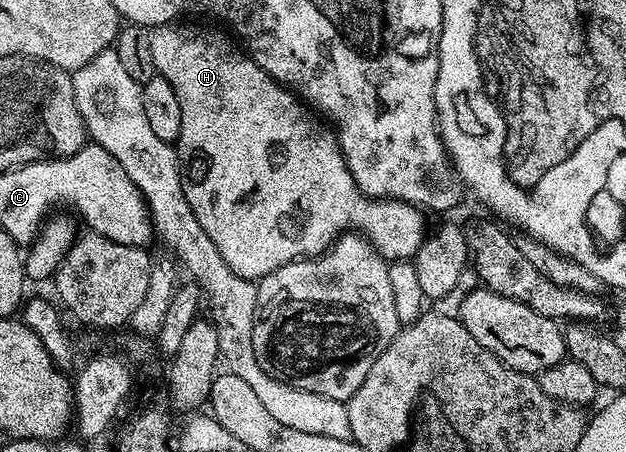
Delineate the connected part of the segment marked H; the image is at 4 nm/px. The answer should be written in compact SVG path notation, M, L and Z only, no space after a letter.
M164 23L163 26L154 28L151 32L151 47L155 74L165 77L165 81L173 85L173 93L177 93L177 102L181 104L181 133L177 140L181 189L185 189L185 201L189 201L189 209L193 209L198 223L201 224L201 229L209 233L213 245L217 245L221 257L225 257L225 265L229 265L229 269L233 269L237 277L258 281L269 273L281 269L286 263L293 262L294 259L309 259L321 255L340 235L351 228L362 229L366 232L375 252L388 261L407 261L418 253L429 231L429 226L427 227L426 221L423 220L424 212L420 208L396 199L370 199L364 195L353 181L353 173L349 173L349 165L339 147L334 130L322 118L312 114L308 104L304 103L294 91L278 83L273 77L269 77L269 73L265 73L261 65L254 63L250 55L240 50L234 38L226 39L219 31L202 31L199 27L179 26L183 25Z

